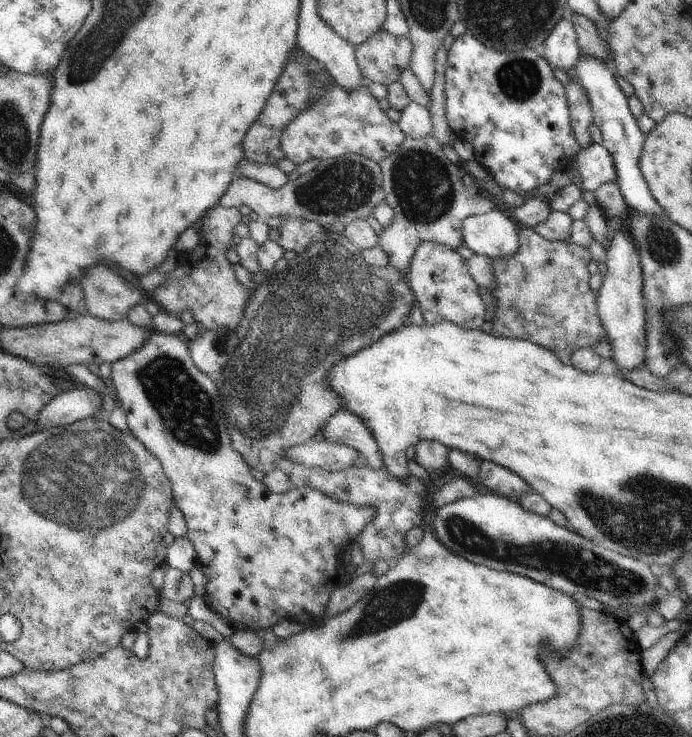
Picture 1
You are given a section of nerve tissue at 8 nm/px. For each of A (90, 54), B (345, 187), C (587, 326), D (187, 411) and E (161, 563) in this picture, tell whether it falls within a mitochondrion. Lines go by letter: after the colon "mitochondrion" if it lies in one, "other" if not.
A: mitochondrion
B: mitochondrion
C: other
D: mitochondrion
E: other

